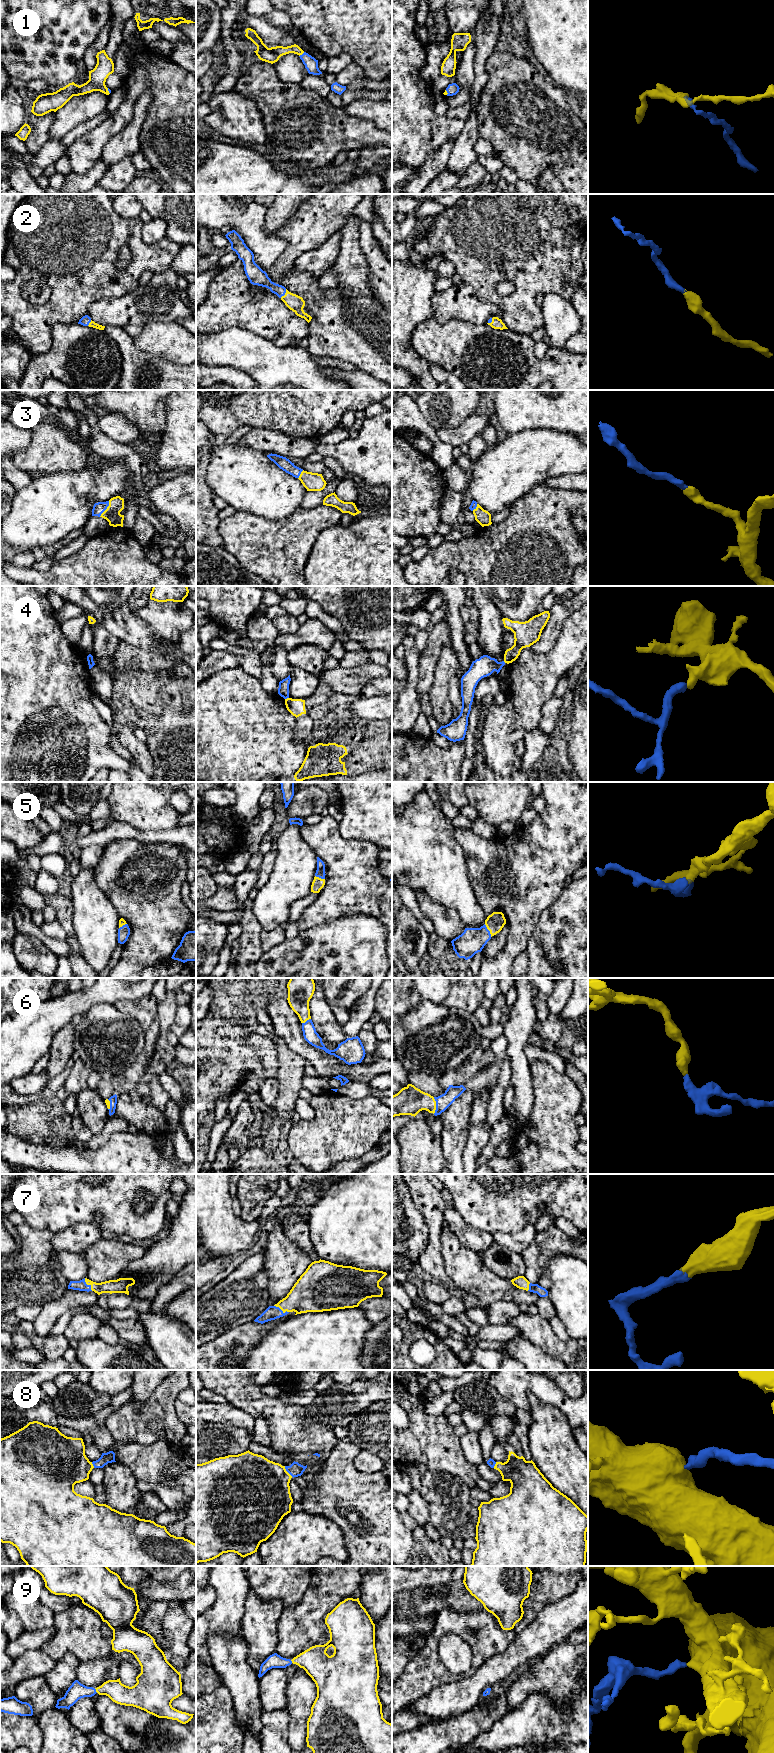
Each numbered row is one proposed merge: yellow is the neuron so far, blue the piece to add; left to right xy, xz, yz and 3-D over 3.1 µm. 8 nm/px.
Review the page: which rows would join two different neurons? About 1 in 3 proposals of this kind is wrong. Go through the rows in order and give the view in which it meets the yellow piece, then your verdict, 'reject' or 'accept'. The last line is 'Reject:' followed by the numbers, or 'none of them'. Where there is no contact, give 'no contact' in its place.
1: xz | accept
2: xz | accept
3: xy | accept
4: xz | reject
5: yz | accept
6: yz | accept
7: xy | accept
8: xz | accept
9: xy | accept
Reject: 4

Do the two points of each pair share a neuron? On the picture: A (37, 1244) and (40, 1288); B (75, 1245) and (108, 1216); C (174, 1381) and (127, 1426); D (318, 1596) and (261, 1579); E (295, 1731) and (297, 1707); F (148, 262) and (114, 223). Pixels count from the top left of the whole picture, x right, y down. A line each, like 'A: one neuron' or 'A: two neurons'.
A: one neuron
B: two neurons
C: one neuron
D: two neurons
E: one neuron
F: one neuron

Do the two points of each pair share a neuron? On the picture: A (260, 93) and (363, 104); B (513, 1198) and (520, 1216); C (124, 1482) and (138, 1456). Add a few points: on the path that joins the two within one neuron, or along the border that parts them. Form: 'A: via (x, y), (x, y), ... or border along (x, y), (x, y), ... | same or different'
A: border along (342, 107), (347, 113), (363, 119) | different
B: via (513, 1202), (513, 1209), (516, 1212) | same
C: border along (116, 1461), (124, 1464), (136, 1478) | different

